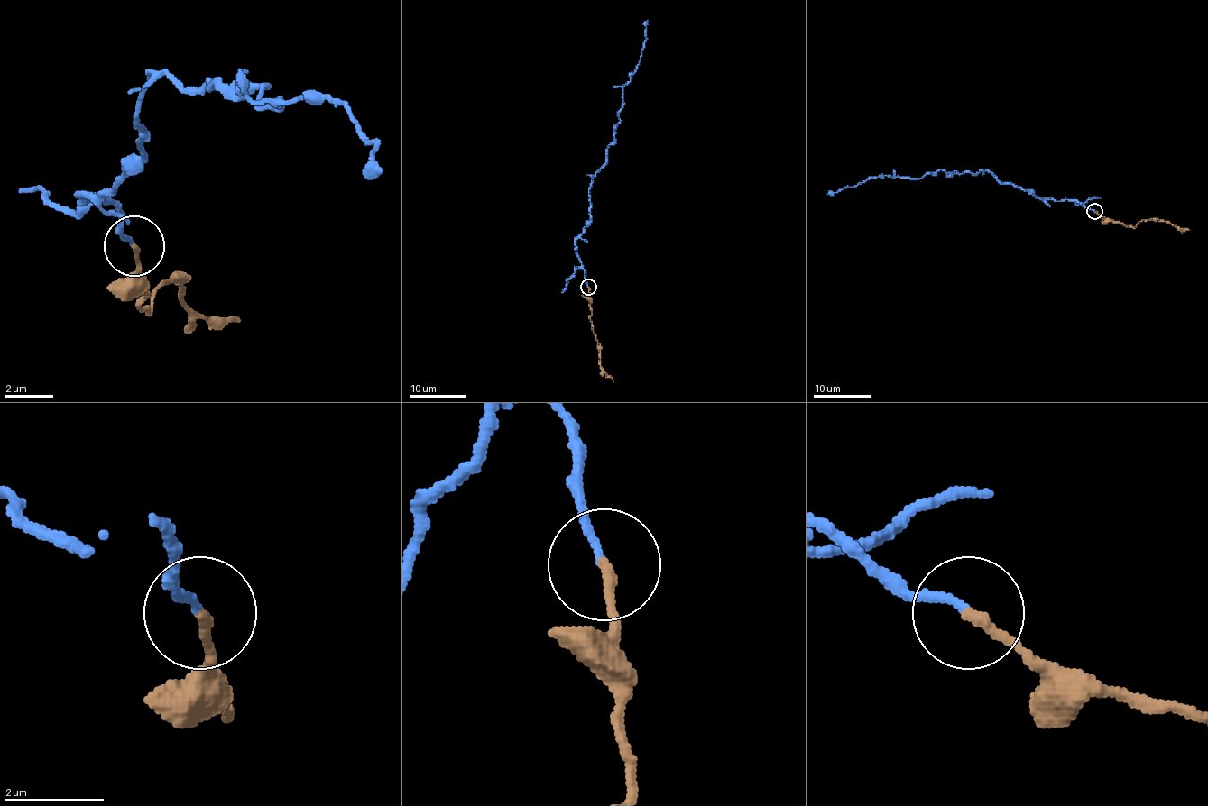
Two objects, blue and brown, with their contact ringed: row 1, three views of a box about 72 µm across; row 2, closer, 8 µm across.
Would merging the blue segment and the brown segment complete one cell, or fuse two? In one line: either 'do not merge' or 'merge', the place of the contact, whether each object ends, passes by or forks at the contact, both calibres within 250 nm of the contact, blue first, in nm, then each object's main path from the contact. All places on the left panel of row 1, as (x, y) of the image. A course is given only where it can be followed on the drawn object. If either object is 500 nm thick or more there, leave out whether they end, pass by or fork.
do not merge; at (133, 246); blue ends there; brown ends there; 150 nm thick on the blue side, 200 nm on the other; blue runs (135, 244), (81, 196), (142, 160), (147, 76), (340, 100), (382, 172); brown runs (135, 244), (147, 310), (165, 280), (178, 280), (189, 305), (237, 323)

